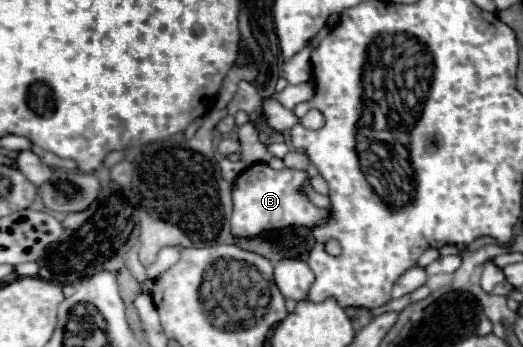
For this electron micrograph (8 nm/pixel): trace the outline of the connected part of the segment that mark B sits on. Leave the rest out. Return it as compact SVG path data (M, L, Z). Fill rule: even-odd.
M267 164L249 166L235 182L233 182L233 218L231 218L231 234L235 238L249 238L263 230L275 230L285 226L315 226L327 220L327 210L317 208L309 202L305 194L305 180L309 180L307 172L301 170L273 170Z

